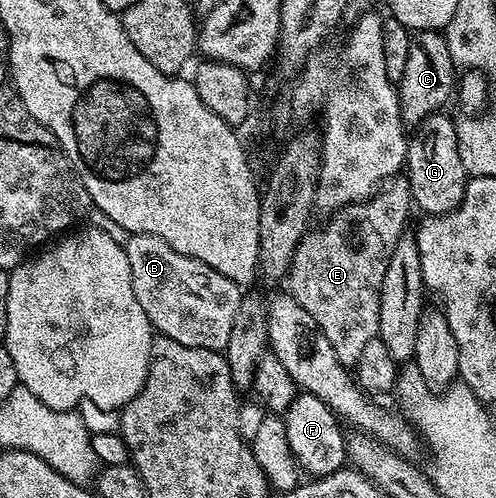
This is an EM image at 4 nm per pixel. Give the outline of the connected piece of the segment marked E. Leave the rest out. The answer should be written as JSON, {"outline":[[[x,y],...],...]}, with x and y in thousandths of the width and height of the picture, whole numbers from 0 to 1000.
{"outline":[[[792,359],[780,376],[752,390],[740,404],[722,404],[681,426],[679,436],[657,460],[625,458],[621,468],[595,496],[593,520],[579,554],[579,586],[595,598],[603,616],[635,641],[643,665],[659,673],[667,697],[675,697],[675,713],[683,713],[683,729],[698,737],[718,737],[724,713],[748,689],[748,681],[762,677],[766,665],[766,578],[772,556],[780,546],[780,532],[788,528],[796,492],[821,464],[817,442],[825,436],[829,398],[823,361]]]}

